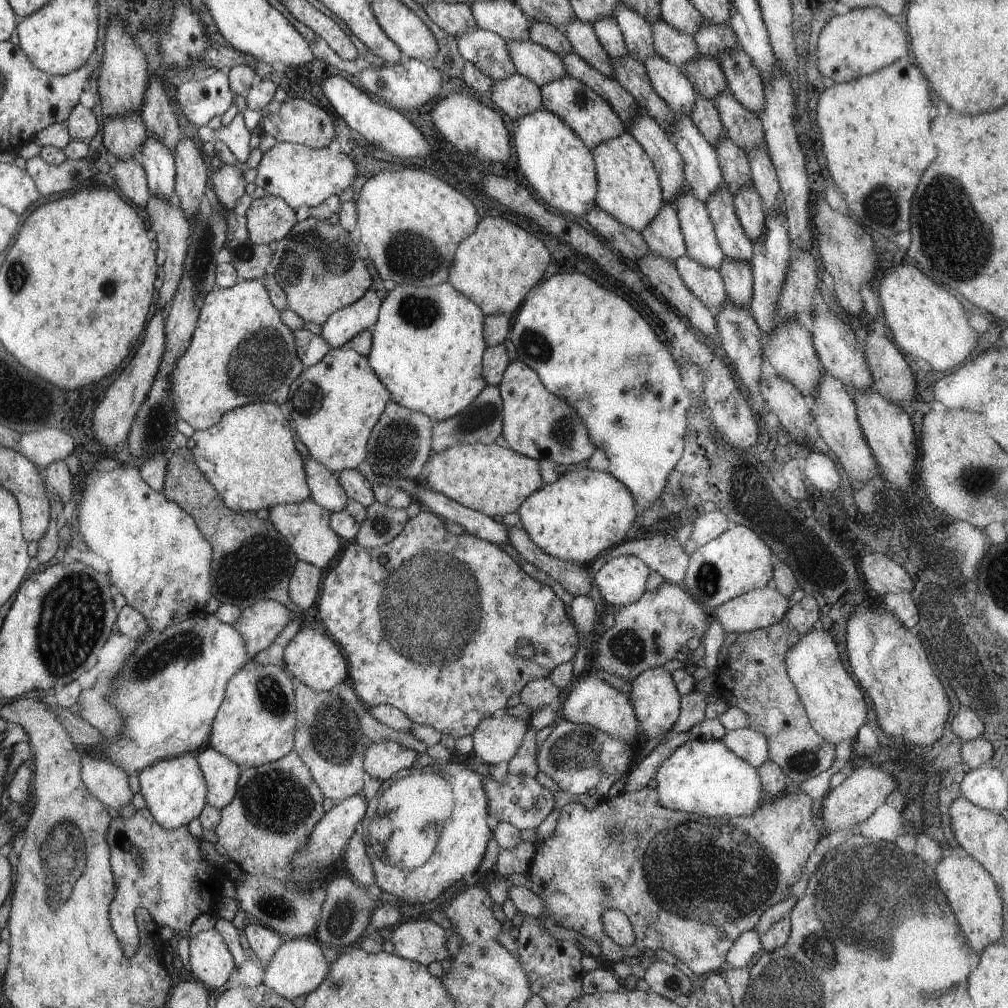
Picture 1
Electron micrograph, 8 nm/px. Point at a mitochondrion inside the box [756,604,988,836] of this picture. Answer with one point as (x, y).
(804, 762)

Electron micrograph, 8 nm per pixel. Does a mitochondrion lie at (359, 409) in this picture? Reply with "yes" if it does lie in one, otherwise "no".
no

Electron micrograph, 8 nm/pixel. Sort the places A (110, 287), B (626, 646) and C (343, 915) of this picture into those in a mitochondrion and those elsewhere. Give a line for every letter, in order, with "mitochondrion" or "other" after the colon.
A: mitochondrion
B: mitochondrion
C: mitochondrion

